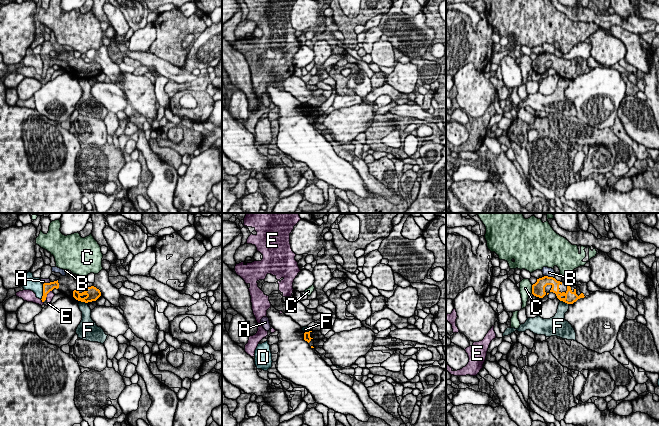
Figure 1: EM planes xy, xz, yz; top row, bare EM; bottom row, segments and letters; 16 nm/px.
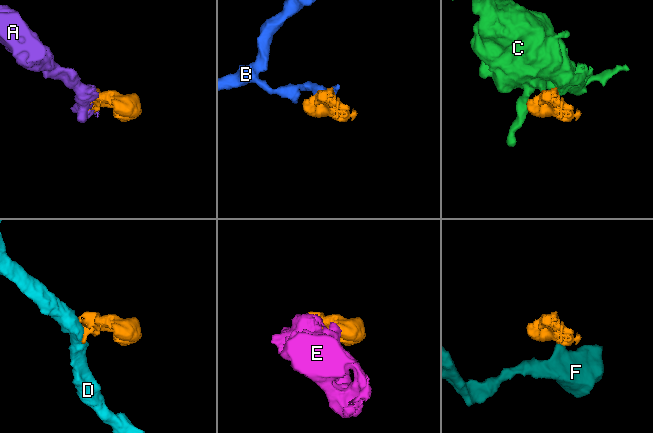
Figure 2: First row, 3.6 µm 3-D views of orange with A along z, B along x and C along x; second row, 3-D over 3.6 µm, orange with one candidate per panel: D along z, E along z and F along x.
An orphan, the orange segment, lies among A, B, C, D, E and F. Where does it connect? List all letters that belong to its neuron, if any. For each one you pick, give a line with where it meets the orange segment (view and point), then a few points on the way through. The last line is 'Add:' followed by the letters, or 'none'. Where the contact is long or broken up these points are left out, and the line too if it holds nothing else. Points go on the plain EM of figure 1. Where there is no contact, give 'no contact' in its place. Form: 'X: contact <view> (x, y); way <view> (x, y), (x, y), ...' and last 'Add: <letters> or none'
A: contact xy (46, 59)
Add: A

